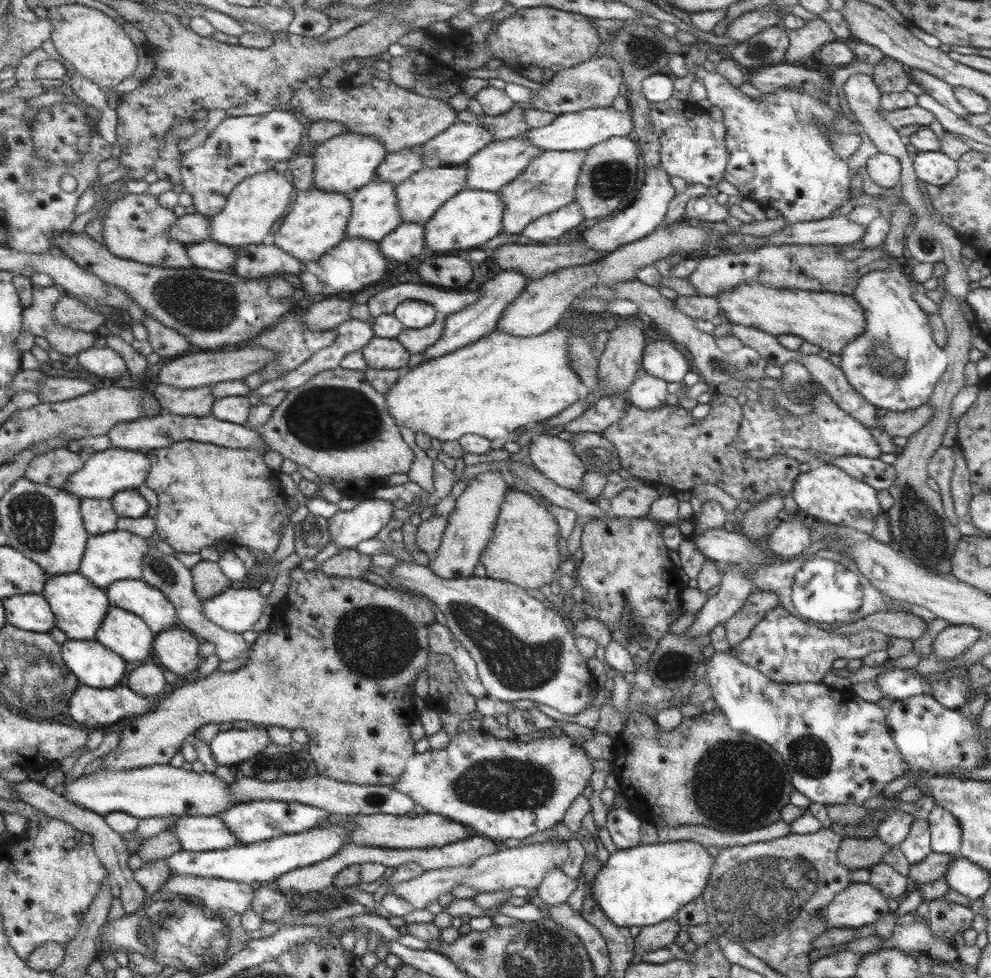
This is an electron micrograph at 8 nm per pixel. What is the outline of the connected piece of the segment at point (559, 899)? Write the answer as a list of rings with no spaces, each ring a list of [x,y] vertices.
[[[554,869],[544,877],[534,894],[547,905],[558,906],[566,903],[576,888],[578,888],[578,878],[564,874],[562,869]]]

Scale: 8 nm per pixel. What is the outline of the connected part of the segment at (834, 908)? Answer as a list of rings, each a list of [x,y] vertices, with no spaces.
[[[852,882],[842,893],[837,894],[828,905],[821,919],[830,928],[852,928],[875,923],[891,912],[885,896],[870,883]]]

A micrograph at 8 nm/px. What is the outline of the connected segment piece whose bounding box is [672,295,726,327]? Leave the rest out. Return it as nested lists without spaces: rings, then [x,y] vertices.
[[[678,296],[672,304],[680,310],[684,316],[692,319],[704,319],[710,321],[714,326],[725,322],[724,314],[720,310],[720,304],[716,297],[707,296]]]

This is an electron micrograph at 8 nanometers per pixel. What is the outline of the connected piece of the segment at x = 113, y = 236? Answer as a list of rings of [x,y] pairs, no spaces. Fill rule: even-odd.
[[[128,192],[120,197],[103,218],[103,237],[116,257],[164,268],[188,268],[193,265],[187,246],[171,239],[168,231],[175,225],[173,210],[162,206],[159,198],[148,193],[136,195]]]

